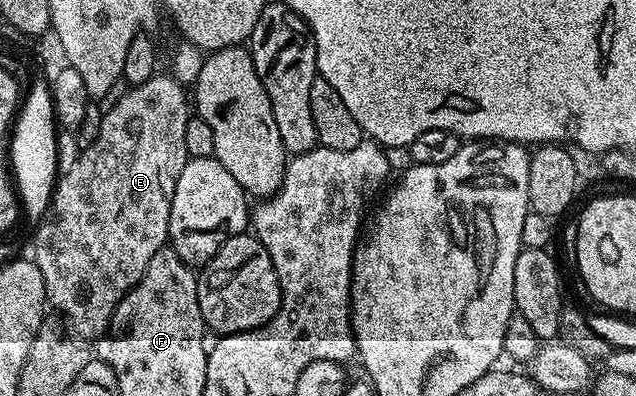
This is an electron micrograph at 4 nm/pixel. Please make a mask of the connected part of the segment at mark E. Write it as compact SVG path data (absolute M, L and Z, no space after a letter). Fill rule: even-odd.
M155 73L154 77L149 78L144 84L129 87L125 92L126 95L115 104L111 110L107 109L102 116L100 132L92 144L81 151L82 155L71 164L70 167L61 171L60 177L54 184L54 196L50 200L50 209L48 217L41 223L42 226L34 234L34 254L32 260L40 268L40 276L44 276L46 285L46 301L51 307L54 306L63 314L65 325L79 339L97 340L105 334L106 329L110 327L110 318L114 315L114 310L120 304L122 297L134 287L144 276L148 268L148 260L156 256L158 250L167 245L170 236L170 209L172 208L172 196L176 188L176 180L180 172L184 172L184 164L188 161L188 155L184 148L184 128L188 128L188 120L192 117L192 106L188 101L188 94L184 91L183 83L169 73Z

